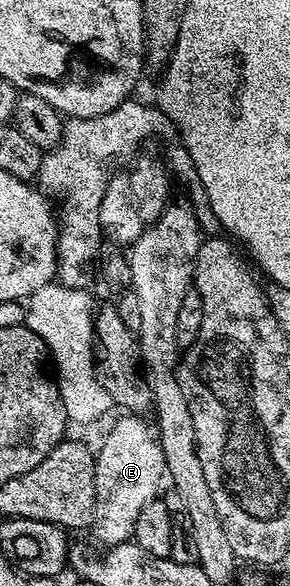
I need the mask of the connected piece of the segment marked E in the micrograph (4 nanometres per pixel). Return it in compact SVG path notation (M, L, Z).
M138 414L124 416L114 423L95 455L96 508L91 533L104 547L126 543L134 536L138 514L145 505L158 498L161 483L167 475L158 430Z

